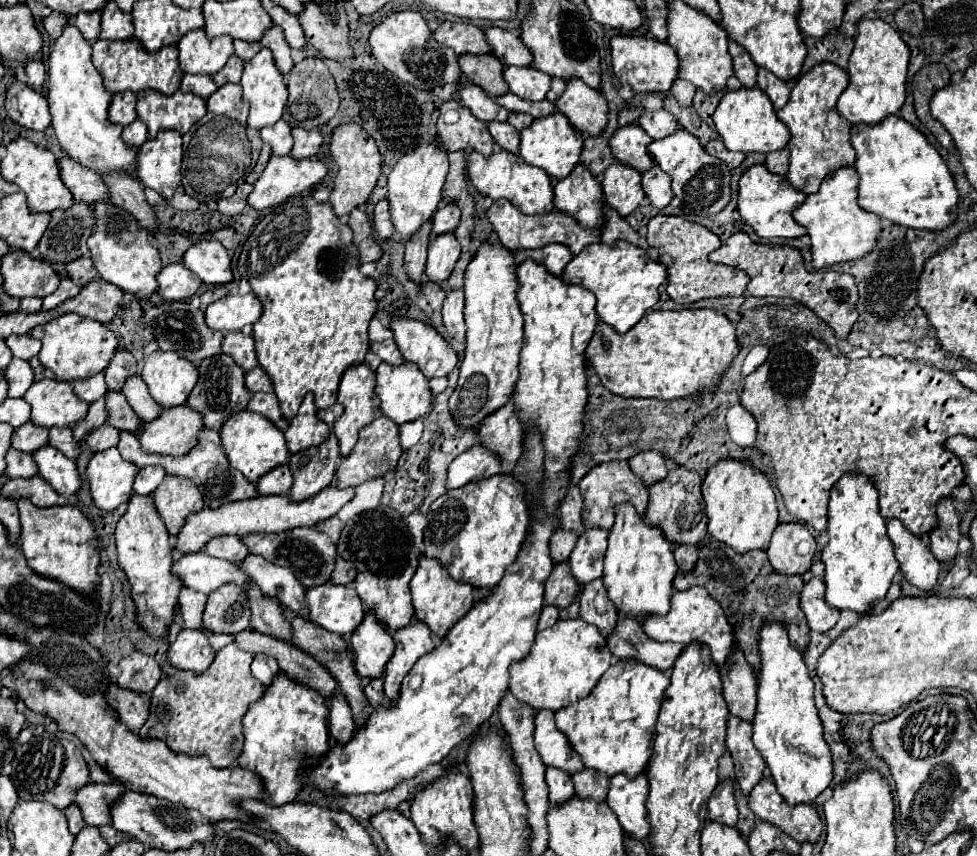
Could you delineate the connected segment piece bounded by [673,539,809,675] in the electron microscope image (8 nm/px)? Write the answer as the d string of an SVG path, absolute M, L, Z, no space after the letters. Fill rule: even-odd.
M711 539L711 545L703 545L699 551L699 561L691 573L677 575L673 581L675 589L687 591L695 585L705 587L715 601L723 607L731 627L735 629L735 635L739 639L739 649L743 651L747 663L753 667L755 675L759 675L759 629L769 623L777 621L787 627L789 639L797 651L807 649L807 621L799 607L799 597L803 589L801 577L787 577L775 573L771 567L767 553L761 549L749 551L749 553L737 553L727 545L721 545L719 541Z

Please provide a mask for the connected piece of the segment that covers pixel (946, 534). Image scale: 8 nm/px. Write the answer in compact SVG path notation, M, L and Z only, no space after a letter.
M941 499L937 505L937 517L939 527L929 533L929 549L935 555L937 561L953 561L957 555L957 543L959 543L959 515L953 509L953 501Z

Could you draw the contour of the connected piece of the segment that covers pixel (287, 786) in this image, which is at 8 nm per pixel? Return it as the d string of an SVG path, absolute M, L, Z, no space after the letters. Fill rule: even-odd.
M285 673L277 675L273 685L265 689L265 697L253 703L243 717L245 745L237 757L237 765L253 771L261 777L265 793L269 793L263 803L267 805L287 805L295 801L303 787L301 771L315 765L329 749L329 737L333 743L347 743L353 737L353 715L347 699L339 693L329 701L319 697L313 689L297 685ZM329 719L329 729L327 729Z

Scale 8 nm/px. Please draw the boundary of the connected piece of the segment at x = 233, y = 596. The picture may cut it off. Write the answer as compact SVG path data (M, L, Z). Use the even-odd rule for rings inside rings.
M223 585L209 593L203 629L211 633L241 633L249 627L249 601L239 585Z

